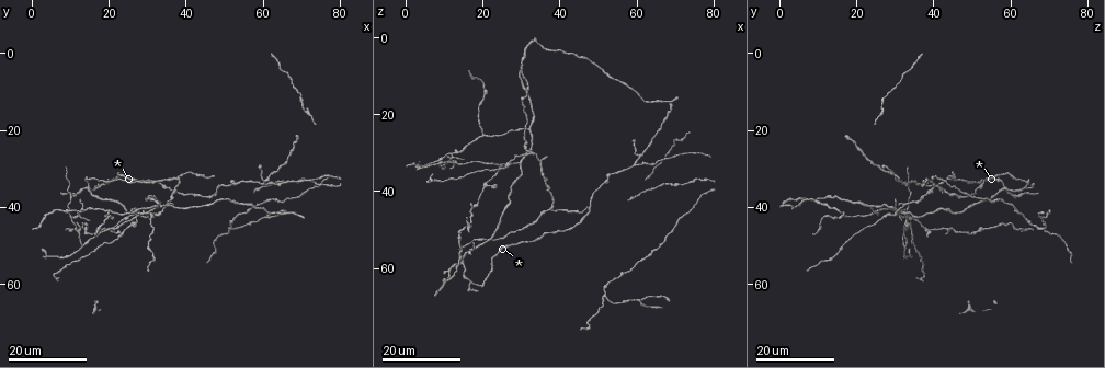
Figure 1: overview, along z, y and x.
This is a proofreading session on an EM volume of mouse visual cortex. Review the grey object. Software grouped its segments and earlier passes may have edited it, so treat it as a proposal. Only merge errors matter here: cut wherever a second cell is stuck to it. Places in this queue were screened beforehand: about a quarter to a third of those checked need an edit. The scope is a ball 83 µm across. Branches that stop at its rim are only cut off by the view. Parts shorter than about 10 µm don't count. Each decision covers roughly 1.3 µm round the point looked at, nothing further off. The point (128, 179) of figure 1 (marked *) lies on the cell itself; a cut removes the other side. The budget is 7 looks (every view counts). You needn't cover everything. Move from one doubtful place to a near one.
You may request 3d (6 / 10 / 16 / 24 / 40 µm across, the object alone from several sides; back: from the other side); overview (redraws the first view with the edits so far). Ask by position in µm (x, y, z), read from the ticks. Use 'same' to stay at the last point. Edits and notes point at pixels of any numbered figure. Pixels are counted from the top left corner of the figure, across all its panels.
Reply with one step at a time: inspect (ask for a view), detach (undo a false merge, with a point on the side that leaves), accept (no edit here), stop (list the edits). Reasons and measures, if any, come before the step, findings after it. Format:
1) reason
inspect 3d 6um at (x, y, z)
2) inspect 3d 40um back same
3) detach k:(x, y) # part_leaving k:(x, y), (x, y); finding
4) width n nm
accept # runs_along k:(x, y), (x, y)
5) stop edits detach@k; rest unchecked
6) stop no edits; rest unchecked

four arms meet
inspect 3d 24um at (14.5, 35.0, 59.0)

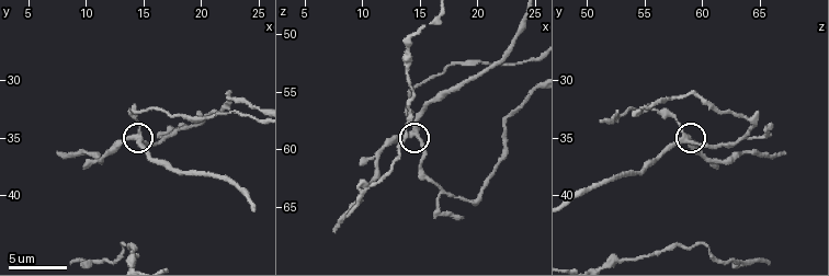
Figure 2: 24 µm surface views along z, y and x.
closer look
inspect 3d 6um at (14.2, 35.0, 58.6)

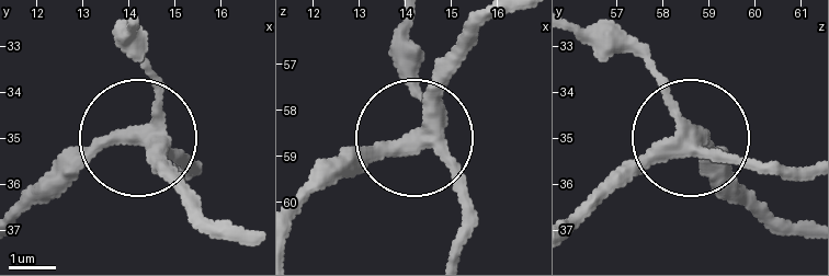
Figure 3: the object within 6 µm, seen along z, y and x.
side_arm 12 um; arms 4
accept # all the same cell

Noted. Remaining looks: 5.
arms part here
inspect 3d 24um at (52.0, 46.0, 67.0)

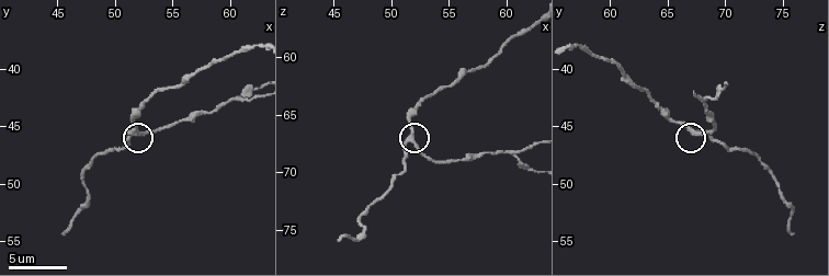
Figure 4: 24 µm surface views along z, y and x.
inspect 3d 10um at (51.6, 45.4, 67.4)

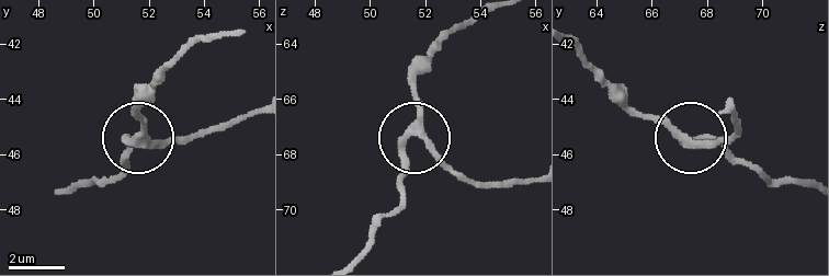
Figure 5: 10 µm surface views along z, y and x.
arms 3
accept # runs_along 5:(571, 43), (643, 112), (753, 163); all the same cell

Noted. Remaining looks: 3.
three-way junction
inspect 3d 16um at (32.0, 40.0, 23.5)

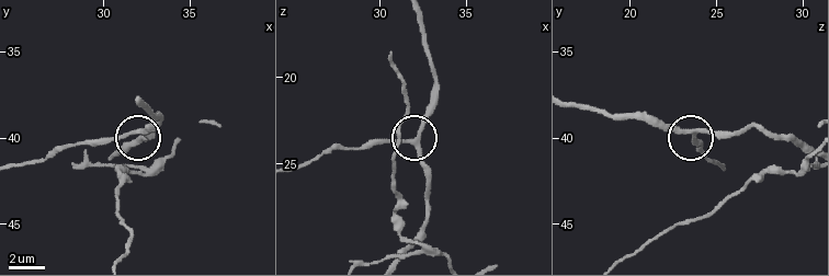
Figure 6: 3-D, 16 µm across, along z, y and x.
closer look
inspect 3d 10um at (32.0, 39.6, 23.7)

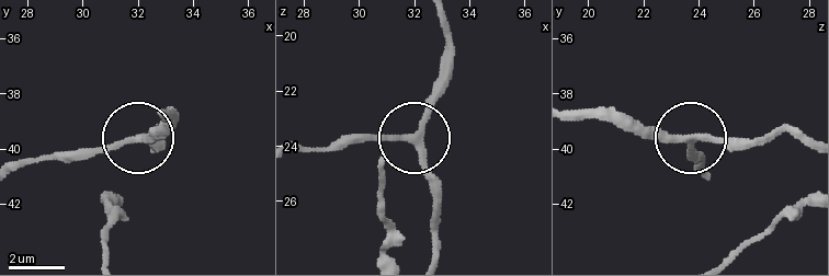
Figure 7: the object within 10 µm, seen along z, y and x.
inspect 3d 10um back at (31.8, 39.7, 23.7)

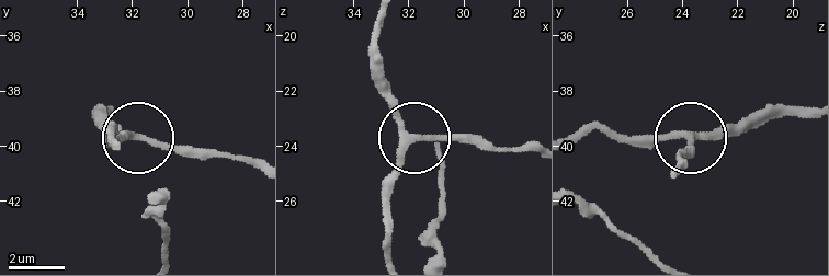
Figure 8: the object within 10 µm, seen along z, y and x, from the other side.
accept # runs_along 8:(389, 257), (387, 180), (401, 151), (422, 137), (484, 149); continuous, no second cell

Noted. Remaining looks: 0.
stop no edits; rest unchecked

